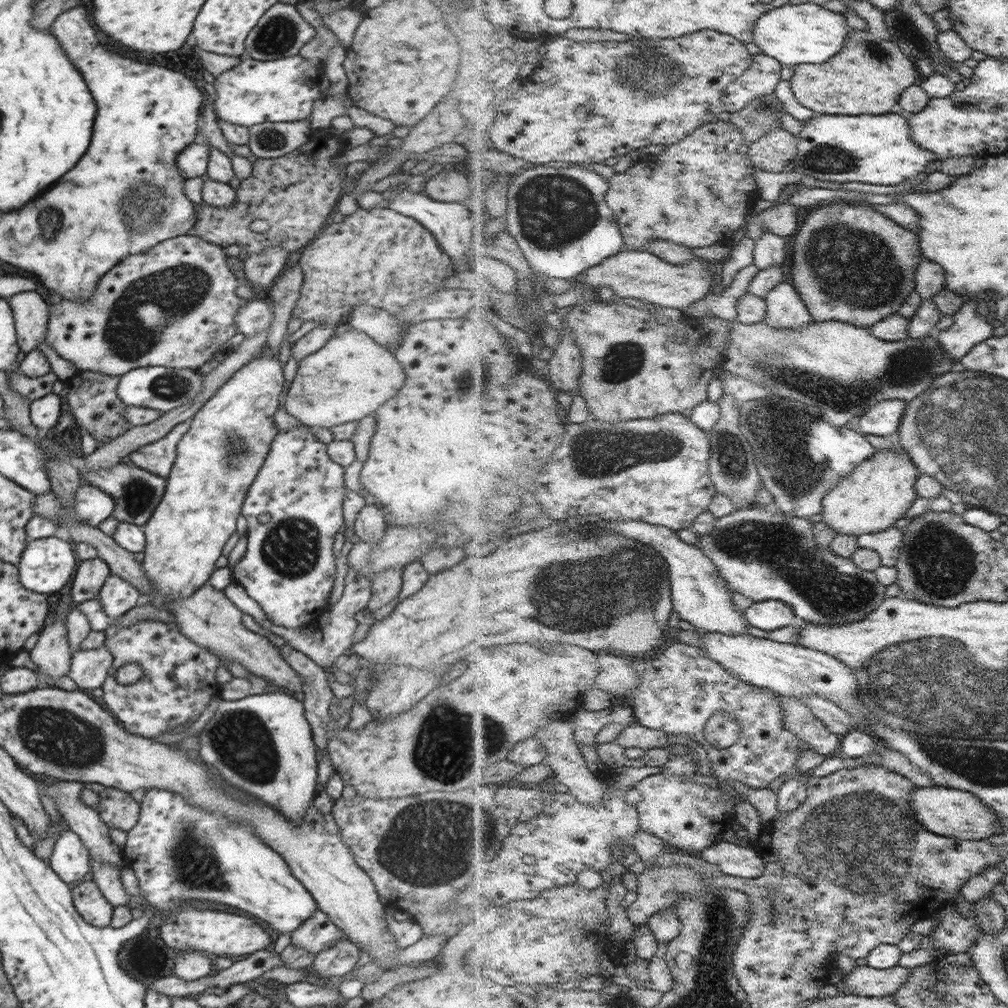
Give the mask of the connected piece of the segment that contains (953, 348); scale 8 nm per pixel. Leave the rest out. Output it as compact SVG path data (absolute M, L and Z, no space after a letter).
M968 298L954 315L954 324L942 330L937 339L945 351L959 361L973 346L990 338L993 328L985 318L982 305Z

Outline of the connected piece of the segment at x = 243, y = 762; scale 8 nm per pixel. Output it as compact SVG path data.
M281 691L246 696L242 700L222 699L199 736L200 757L208 766L218 768L226 783L232 782L244 793L259 798L293 823L303 819L305 810L317 794L319 751L306 721L302 701Z

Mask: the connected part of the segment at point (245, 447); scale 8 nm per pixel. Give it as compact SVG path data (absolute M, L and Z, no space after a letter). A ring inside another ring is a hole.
M263 351L237 370L188 421L188 430L178 441L176 458L166 478L164 496L142 527L145 547L141 567L153 591L149 597L141 595L141 604L151 604L172 612L169 603L177 602L179 598L188 598L202 585L208 584L216 569L214 564L222 556L222 548L228 538L237 532L236 519L241 514L246 493L278 434L279 428L275 425L274 415L280 407L278 398L284 386L282 362Z

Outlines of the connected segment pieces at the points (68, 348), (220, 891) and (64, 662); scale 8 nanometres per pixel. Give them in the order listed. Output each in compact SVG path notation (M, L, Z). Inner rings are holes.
M184 235L176 238L164 240L160 244L156 244L152 250L142 252L142 254L134 254L126 256L120 264L112 268L108 274L104 274L100 278L100 282L96 285L90 302L78 304L78 302L71 303L70 300L62 300L58 304L49 306L50 320L48 320L46 343L51 346L56 352L64 358L75 364L80 371L100 372L109 376L121 377L130 370L144 367L166 367L166 368L200 368L209 357L211 357L217 350L220 350L222 344L237 333L237 326L235 325L236 316L240 312L242 306L246 306L251 300L242 300L238 297L234 290L239 286L238 280L228 267L228 259L226 251L212 242L204 241L196 236Z
M146 789L143 800L140 803L141 811L138 822L127 832L127 841L122 846L123 856L126 862L128 862L128 867L134 871L136 878L138 879L138 884L140 885L140 890L144 895L144 898L152 905L158 908L162 912L162 916L169 915L174 909L180 908L180 906L190 902L190 898L194 900L218 900L222 904L228 904L232 908L238 908L238 910L244 910L244 912L249 912L254 914L256 919L264 920L272 930L276 930L278 934L290 934L294 932L301 924L304 924L306 920L311 918L311 916L319 910L317 907L317 902L313 899L313 896L302 886L302 883L291 873L290 867L286 865L284 858L280 854L272 851L265 842L261 841L253 832L253 828L249 824L237 824L233 820L228 820L223 816L214 816L211 812L207 810L202 810L201 808L196 808L191 804L188 804L180 795L176 793L170 793L170 791L160 791L158 789Z
M65 620L44 626L39 632L38 642L29 654L41 674L52 678L66 676L69 673L73 652L67 639Z

